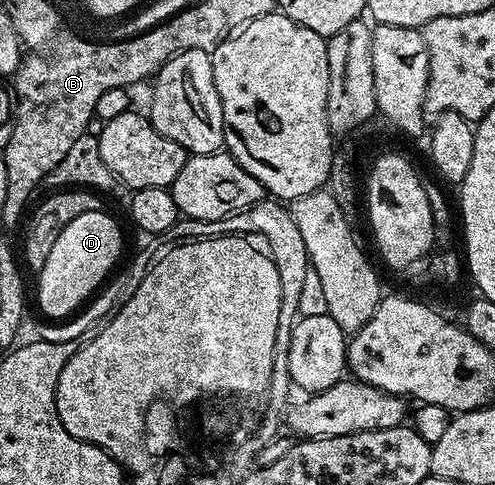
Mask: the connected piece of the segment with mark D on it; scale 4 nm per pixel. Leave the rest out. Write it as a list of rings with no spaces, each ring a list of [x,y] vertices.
[[[103,210],[81,214],[78,218],[70,221],[53,238],[53,245],[50,252],[46,254],[45,264],[38,271],[40,281],[36,284],[36,300],[40,303],[40,308],[46,315],[58,316],[54,318],[71,317],[109,279],[110,273],[108,274],[108,271],[115,266],[116,259],[119,258],[120,251],[124,248],[124,236],[120,233],[119,222],[108,212],[108,210]]]

